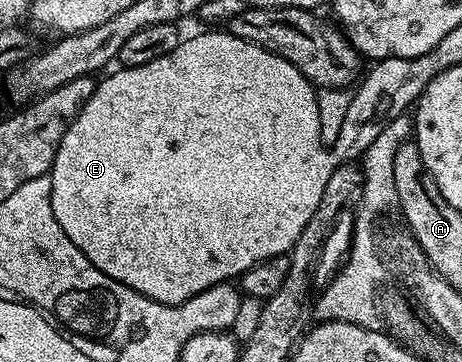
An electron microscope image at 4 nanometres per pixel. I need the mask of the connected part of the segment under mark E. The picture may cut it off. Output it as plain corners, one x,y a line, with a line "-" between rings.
230,32
199,34
196,38
184,37
179,46
173,48
173,52
169,52
169,56
161,56
161,60
149,60
149,64
128,66
116,69
116,71
116,74
109,75
104,82
100,81
96,85
93,96
81,108
81,112
65,132
65,136
61,140
61,148
57,148
57,156
51,165
51,203
53,204
53,216
57,216
57,224
61,224
61,232
65,232
65,236
69,236
69,240
73,240
73,244
77,244
77,248
81,248
84,256
97,269
105,272
105,276
133,288
133,292
137,292
149,300
169,304
170,306
181,304
185,300
197,296
197,292
205,292
205,288
210,286
238,279
249,268
253,268
270,258
275,258
278,254
287,254
291,249
291,245
297,240
297,236
301,236
301,232
305,232
305,224
309,224
313,212
317,212
317,208
321,204
321,196
325,192
325,184
329,184
327,154
323,154
323,151
328,148
328,143
321,136
321,120
317,116
317,90
312,83
307,81
307,77
297,68
293,68
293,64
289,64
289,60
285,60
257,44
241,40
236,34

